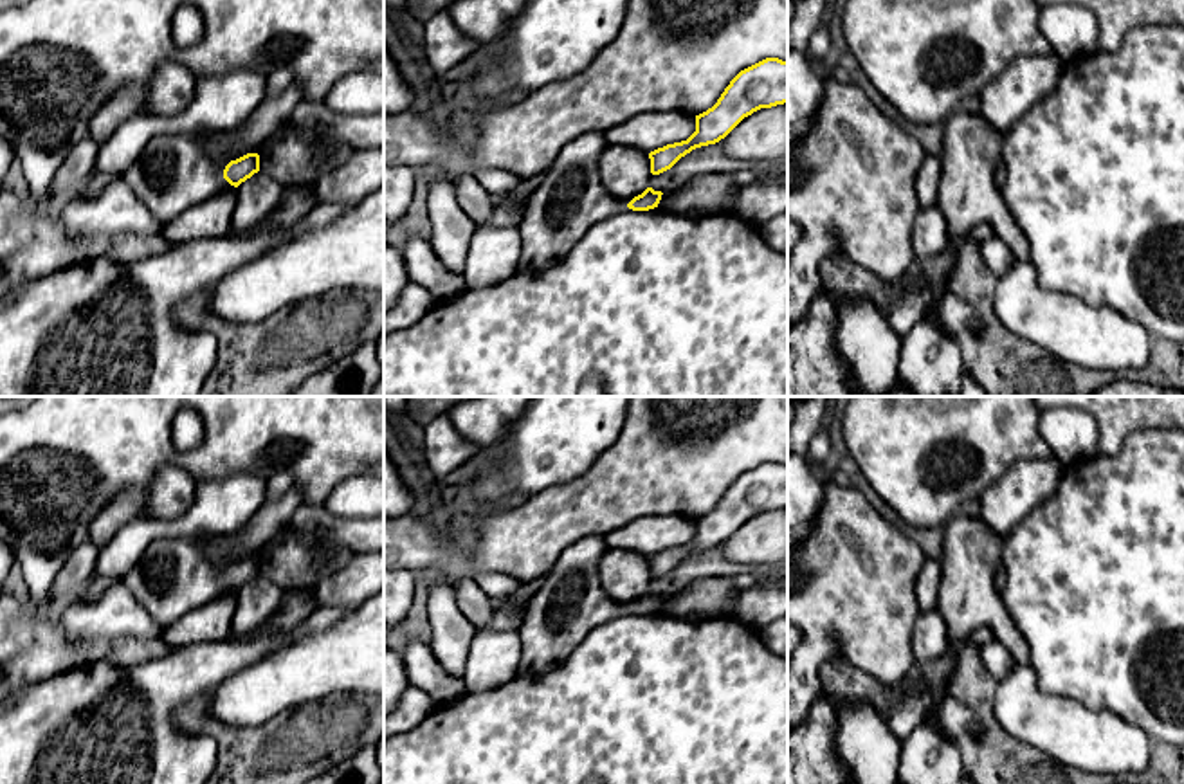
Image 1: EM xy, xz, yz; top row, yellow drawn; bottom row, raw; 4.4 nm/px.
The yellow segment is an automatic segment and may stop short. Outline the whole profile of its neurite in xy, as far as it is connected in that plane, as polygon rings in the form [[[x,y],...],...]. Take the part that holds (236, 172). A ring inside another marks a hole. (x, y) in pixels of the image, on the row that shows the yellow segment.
[[[160,133],[119,178],[166,225],[213,196],[223,180],[238,187],[258,171],[258,153],[247,153],[222,168],[195,135]]]

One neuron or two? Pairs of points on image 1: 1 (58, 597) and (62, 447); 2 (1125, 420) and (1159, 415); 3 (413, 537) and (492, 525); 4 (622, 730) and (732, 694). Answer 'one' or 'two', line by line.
1: two
2: one
3: one
4: one

